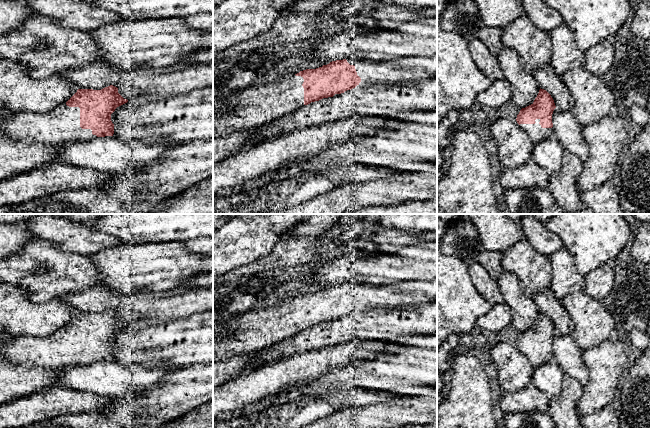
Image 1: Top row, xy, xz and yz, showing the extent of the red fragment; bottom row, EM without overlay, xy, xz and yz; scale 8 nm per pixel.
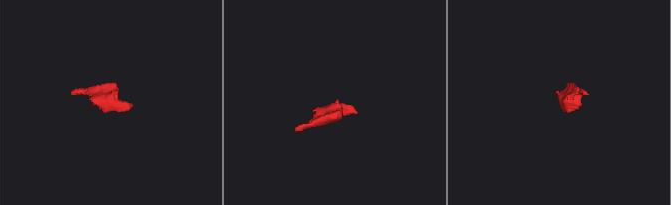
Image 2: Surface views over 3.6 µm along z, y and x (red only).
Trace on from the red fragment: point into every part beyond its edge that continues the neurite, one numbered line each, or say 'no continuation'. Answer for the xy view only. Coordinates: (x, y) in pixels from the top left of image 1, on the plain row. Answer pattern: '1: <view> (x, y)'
1: xy (61, 349)

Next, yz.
1: yz (536, 357)

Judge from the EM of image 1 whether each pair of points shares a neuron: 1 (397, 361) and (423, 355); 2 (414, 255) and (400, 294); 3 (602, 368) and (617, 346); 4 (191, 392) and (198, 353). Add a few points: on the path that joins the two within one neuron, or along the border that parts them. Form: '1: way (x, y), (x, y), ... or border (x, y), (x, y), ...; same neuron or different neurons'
1: way (403, 361), (417, 361); same neuron
2: border (426, 280), (398, 280), (382, 285); different neurons
3: way (602, 361), (602, 356), (610, 348); same neuron
4: border (202, 363), (194, 363), (179, 368); different neurons

